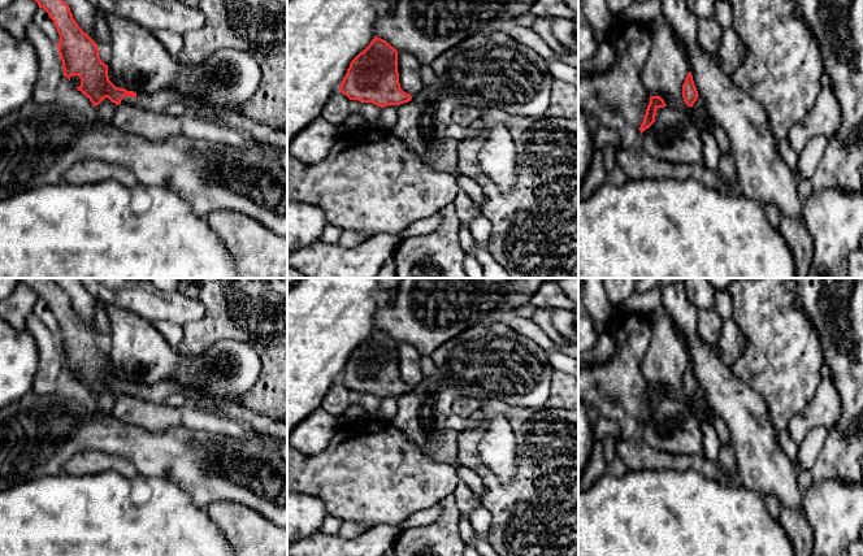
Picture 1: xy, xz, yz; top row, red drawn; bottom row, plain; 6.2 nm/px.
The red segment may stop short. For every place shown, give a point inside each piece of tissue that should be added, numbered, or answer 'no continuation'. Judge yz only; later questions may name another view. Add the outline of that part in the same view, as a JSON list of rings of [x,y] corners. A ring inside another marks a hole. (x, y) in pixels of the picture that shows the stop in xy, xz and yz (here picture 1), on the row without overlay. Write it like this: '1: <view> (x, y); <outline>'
no continuation

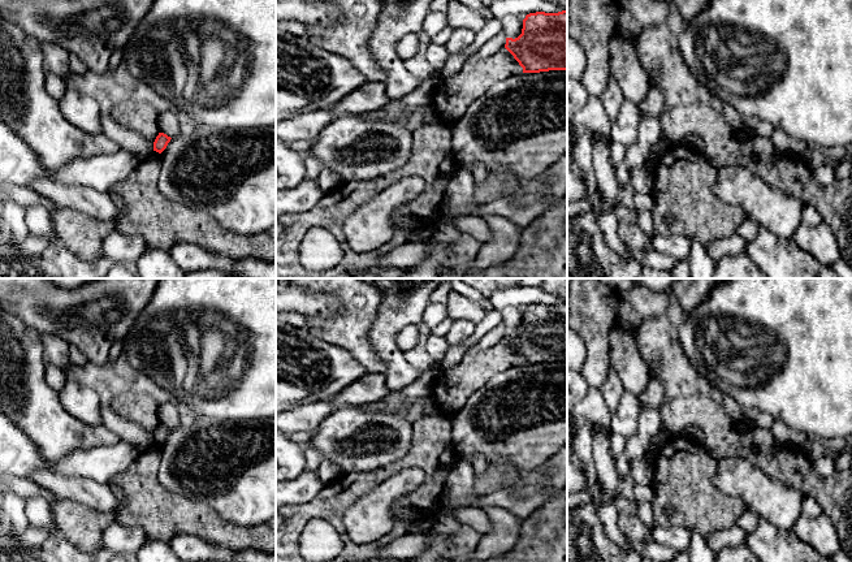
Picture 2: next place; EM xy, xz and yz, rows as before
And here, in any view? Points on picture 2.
no continuation

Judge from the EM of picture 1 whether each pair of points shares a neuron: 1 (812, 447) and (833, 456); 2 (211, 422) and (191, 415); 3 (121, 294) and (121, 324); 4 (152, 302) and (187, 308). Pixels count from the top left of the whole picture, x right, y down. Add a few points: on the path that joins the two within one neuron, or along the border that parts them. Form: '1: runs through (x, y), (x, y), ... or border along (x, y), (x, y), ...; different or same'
1: border along (829, 429), (824, 446), (809, 470); different
2: runs through (206, 418), (196, 418); same
3: border along (105, 304), (130, 309), (148, 321); different
4: runs through (161, 304), (178, 308); same

